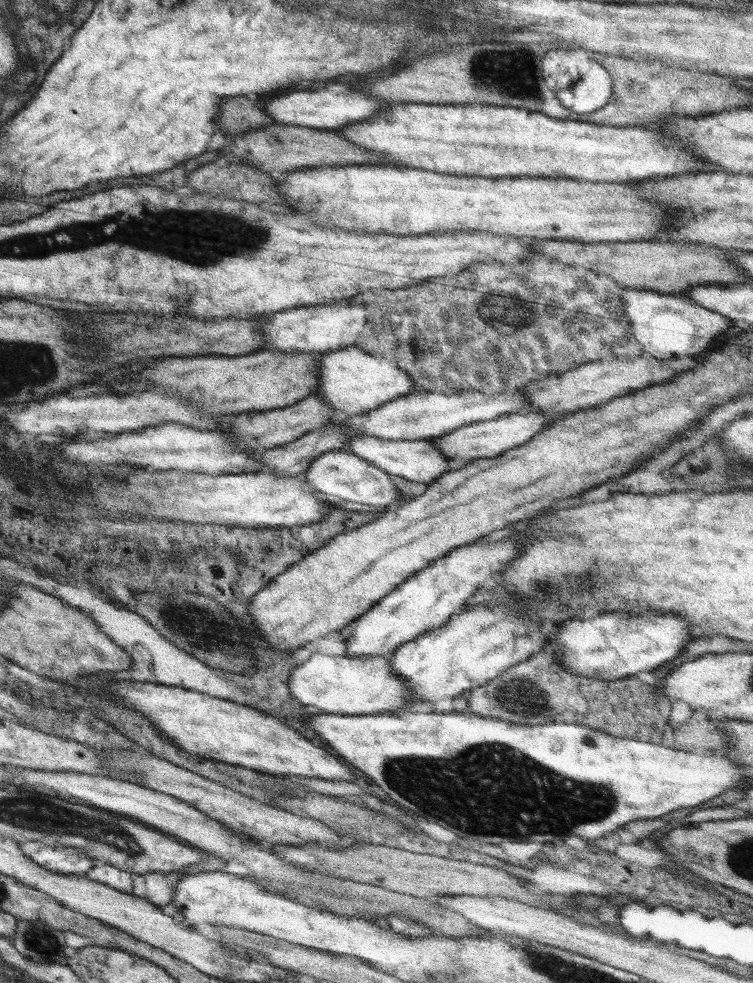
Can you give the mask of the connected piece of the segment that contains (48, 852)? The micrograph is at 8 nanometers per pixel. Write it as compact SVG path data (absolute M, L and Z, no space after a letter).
M28 841L20 844L20 848L36 864L59 874L84 876L95 866L94 859L76 847L50 847L40 841Z

